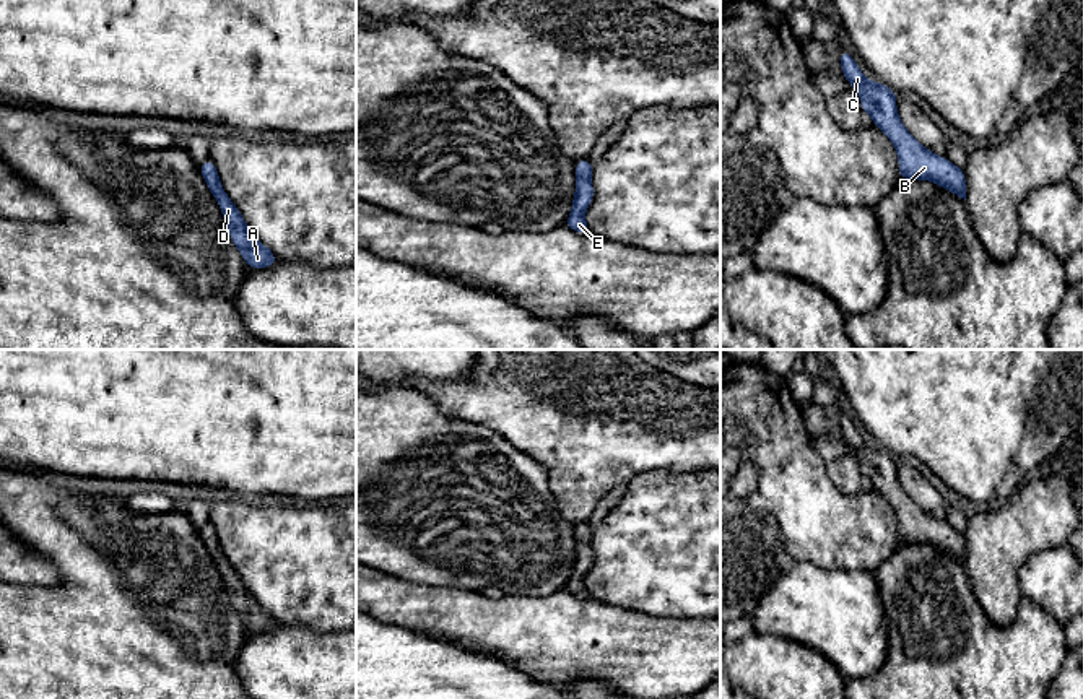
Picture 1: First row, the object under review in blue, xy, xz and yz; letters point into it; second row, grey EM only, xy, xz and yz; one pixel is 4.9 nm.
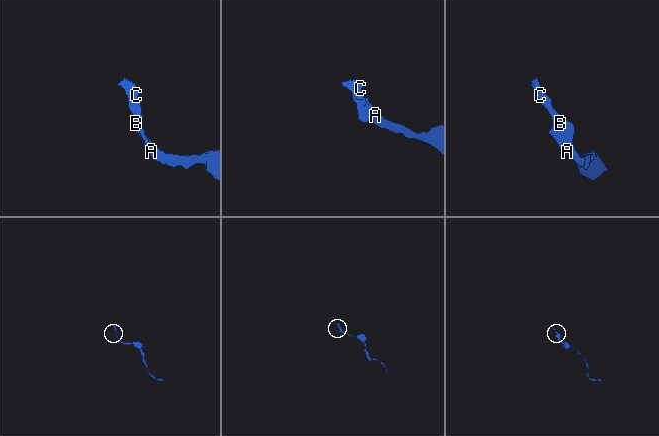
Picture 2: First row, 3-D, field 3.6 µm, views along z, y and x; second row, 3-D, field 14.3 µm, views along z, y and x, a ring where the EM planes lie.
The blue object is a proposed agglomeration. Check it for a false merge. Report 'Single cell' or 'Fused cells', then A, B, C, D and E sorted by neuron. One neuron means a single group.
Single cell. Groups: A B C D E

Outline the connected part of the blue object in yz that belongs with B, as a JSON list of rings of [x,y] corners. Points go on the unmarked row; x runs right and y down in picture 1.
[[[841,413],[839,424],[844,442],[860,460],[862,475],[873,483],[873,489],[883,494],[896,512],[899,523],[898,543],[932,545],[966,564],[964,533],[924,512],[904,493],[896,475],[898,458],[883,447],[867,445],[849,415]]]

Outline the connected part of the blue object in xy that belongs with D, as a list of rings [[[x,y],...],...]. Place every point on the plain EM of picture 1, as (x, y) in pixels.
[[[205,523],[202,528],[198,528],[198,533],[202,541],[207,545],[208,554],[211,556],[215,564],[221,569],[221,577],[226,585],[229,600],[234,610],[239,613],[247,631],[249,632],[273,631],[278,626],[276,619],[270,613],[267,613],[252,597],[252,593],[246,588],[242,579],[221,551],[215,527],[211,523]]]

